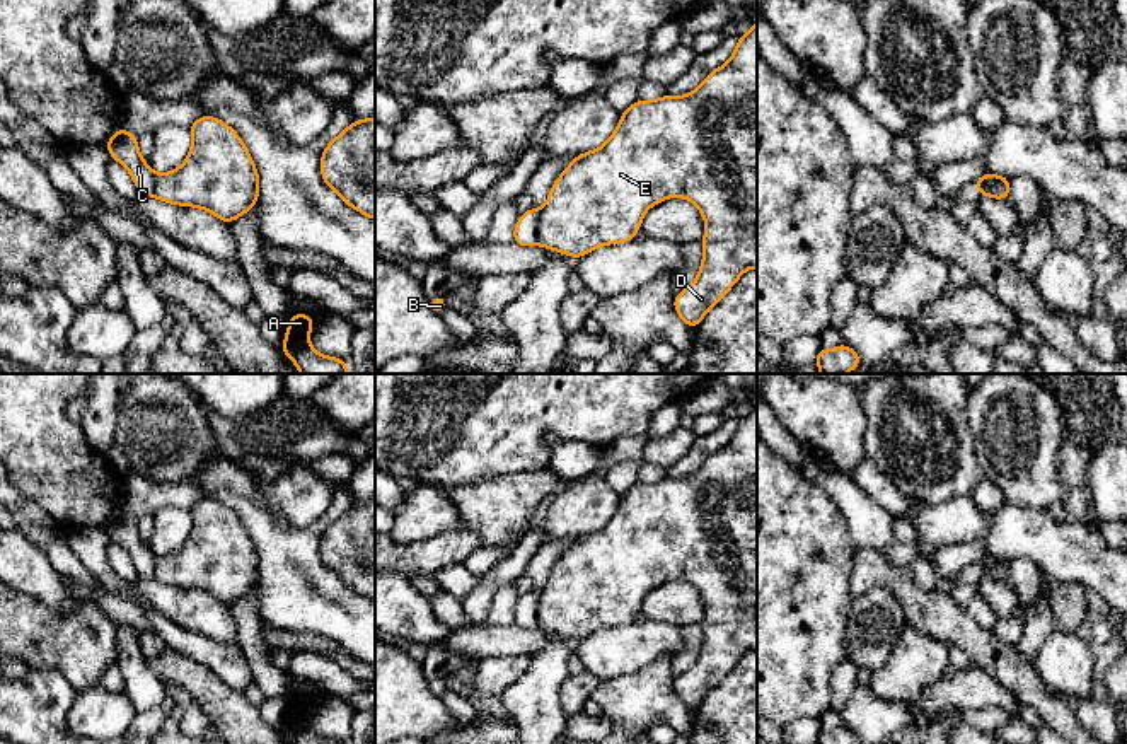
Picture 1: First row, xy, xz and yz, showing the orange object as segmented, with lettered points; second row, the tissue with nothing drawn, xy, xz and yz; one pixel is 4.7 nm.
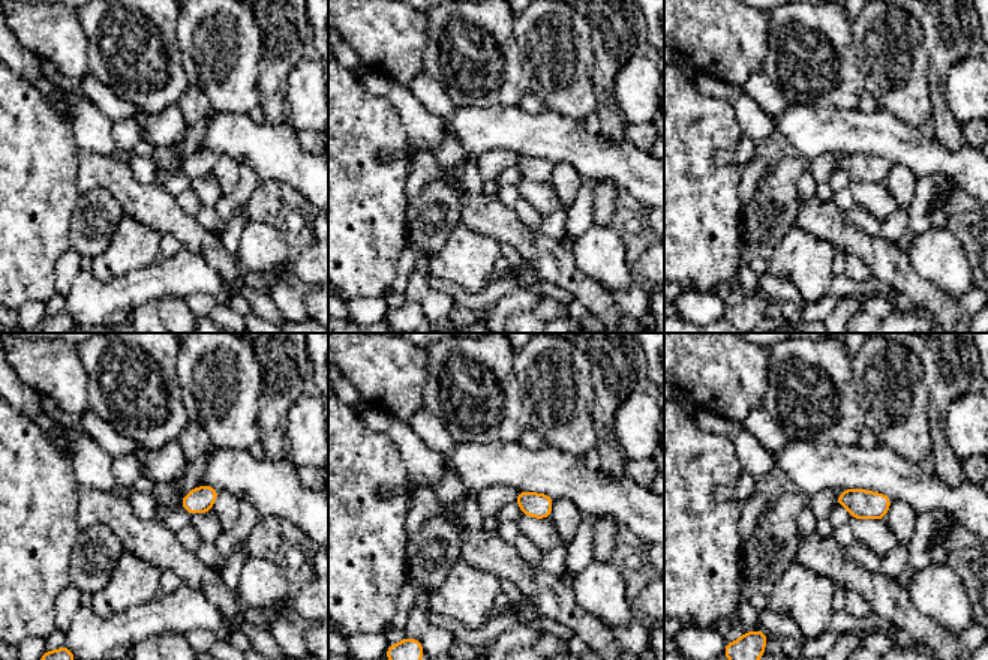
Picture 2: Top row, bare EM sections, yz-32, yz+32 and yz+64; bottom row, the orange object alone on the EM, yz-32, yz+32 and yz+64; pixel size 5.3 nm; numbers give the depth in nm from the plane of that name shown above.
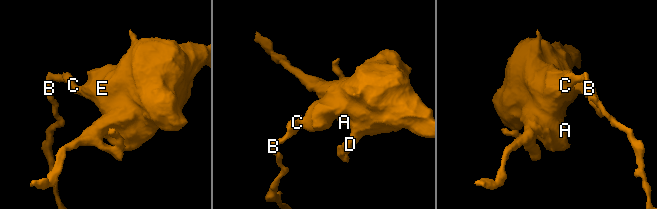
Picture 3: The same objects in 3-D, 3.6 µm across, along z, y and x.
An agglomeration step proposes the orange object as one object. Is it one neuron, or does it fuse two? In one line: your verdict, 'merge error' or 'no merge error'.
merge error

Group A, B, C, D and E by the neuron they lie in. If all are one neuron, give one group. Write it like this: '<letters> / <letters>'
A D E / B C

